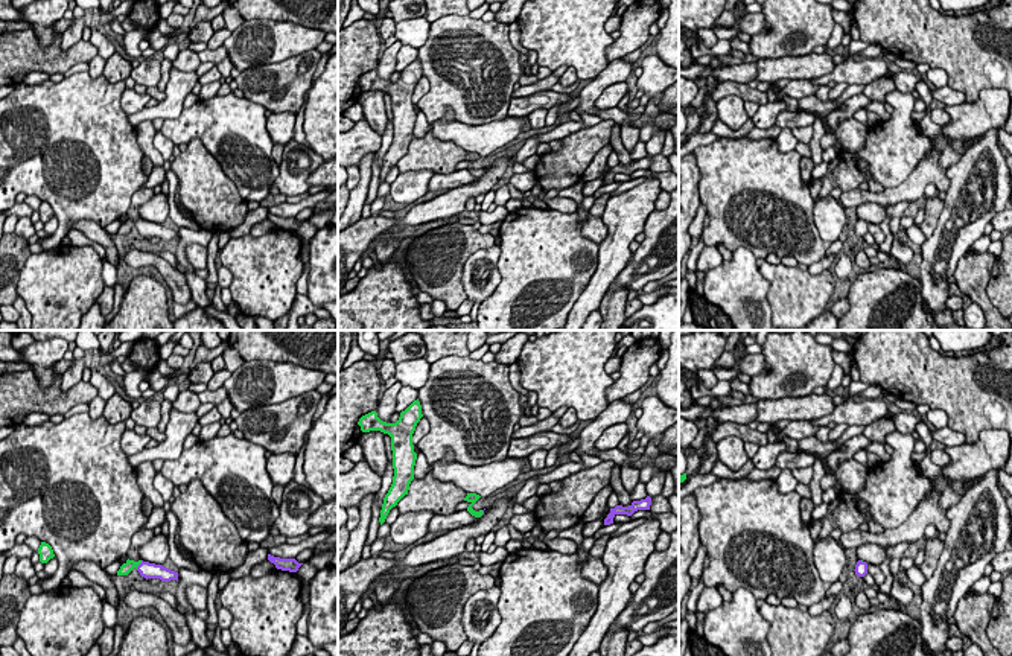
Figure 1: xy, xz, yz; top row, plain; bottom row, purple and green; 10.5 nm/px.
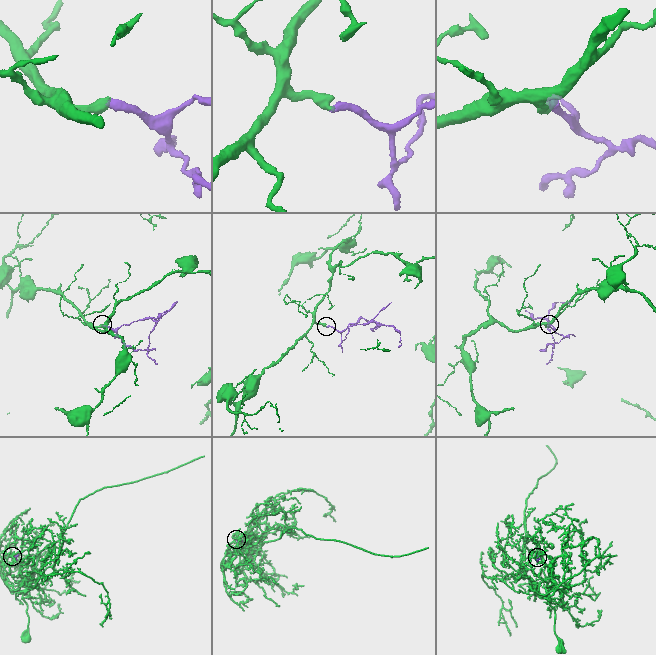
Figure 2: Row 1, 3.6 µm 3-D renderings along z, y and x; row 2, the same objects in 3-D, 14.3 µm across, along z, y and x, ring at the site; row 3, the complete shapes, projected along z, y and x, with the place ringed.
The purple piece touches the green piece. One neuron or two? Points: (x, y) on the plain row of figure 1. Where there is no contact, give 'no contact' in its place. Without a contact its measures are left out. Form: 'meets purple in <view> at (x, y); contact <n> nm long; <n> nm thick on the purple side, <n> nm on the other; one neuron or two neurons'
meets purple in xy at (139, 224); contact 120 nm long; 170 nm thick on the purple side, 120 nm on the other; one neuron

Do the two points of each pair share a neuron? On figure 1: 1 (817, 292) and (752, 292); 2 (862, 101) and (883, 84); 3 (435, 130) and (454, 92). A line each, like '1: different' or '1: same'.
1: different
2: different
3: different

